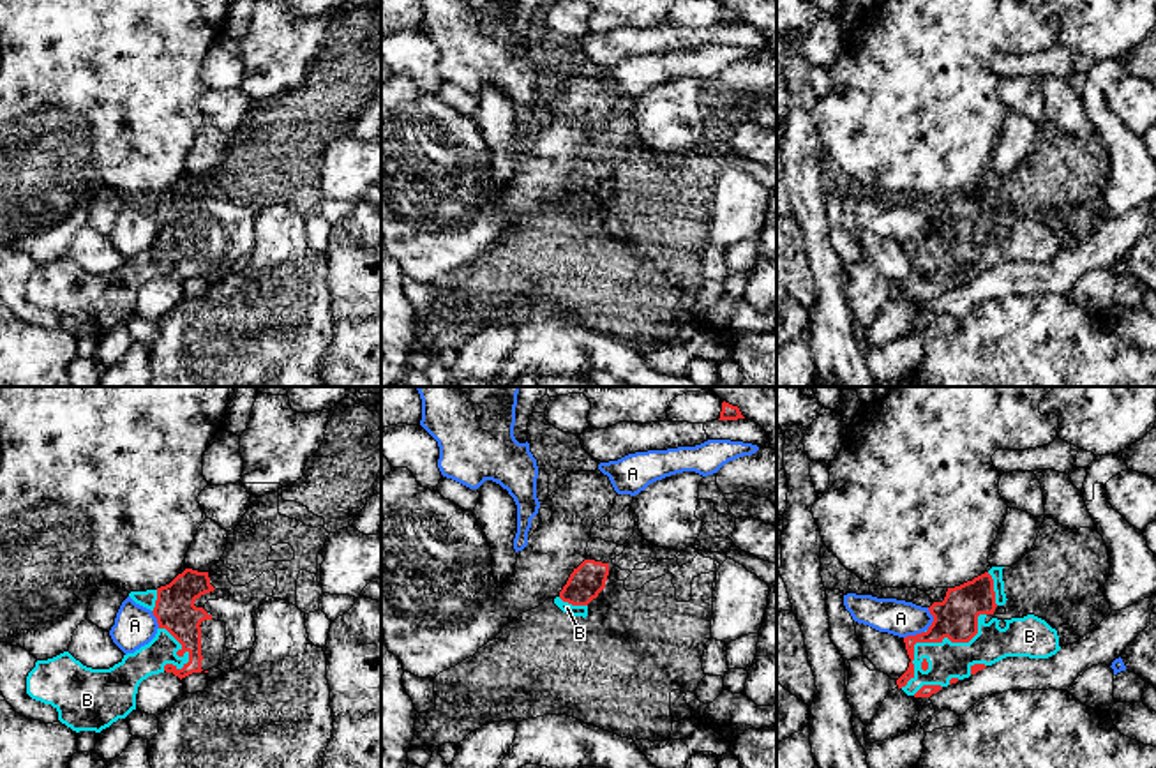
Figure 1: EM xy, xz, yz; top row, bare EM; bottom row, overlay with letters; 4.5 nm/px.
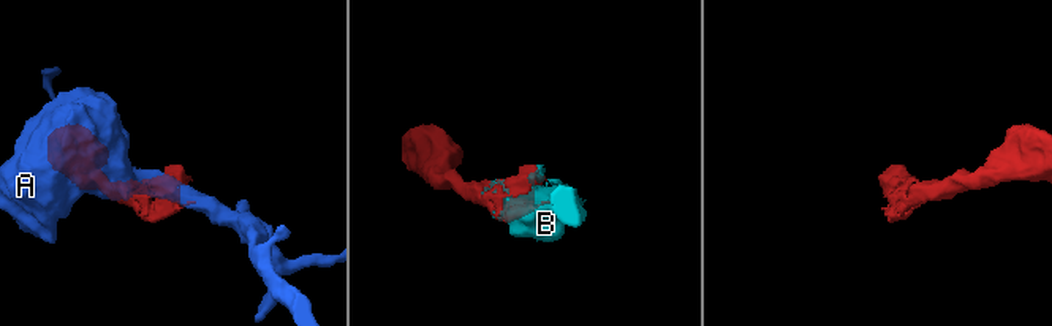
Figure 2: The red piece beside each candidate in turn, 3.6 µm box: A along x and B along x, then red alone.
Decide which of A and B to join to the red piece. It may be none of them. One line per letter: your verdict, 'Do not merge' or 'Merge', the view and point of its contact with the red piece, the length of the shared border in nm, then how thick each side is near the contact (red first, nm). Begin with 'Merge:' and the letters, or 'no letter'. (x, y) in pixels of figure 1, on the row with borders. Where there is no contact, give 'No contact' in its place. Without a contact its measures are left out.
Merge: B
A: Do not merge. Touches red at yz (934, 620). Shared border 110 nm. Thickness 190 nm (red) against 160 nm
B: Merge. Touches red at yz (934, 641). Shared border 500 nm. Thickness 190 nm (red) against 170 nm

